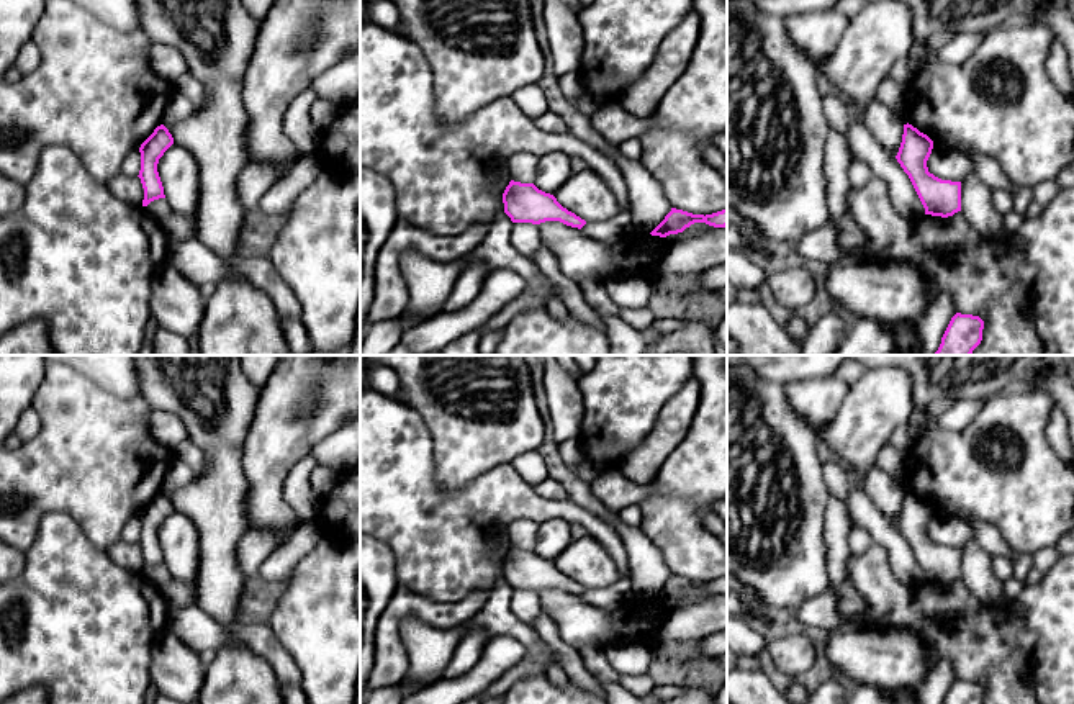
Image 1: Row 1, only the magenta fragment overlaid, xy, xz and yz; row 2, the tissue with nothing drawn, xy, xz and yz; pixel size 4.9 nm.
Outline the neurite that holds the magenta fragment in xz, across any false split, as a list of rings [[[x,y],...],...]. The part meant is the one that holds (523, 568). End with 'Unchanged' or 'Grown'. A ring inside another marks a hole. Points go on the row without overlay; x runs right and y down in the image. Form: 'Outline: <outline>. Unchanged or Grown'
Outline: [[[511,547],[503,560],[503,570],[512,589],[560,588],[578,596],[586,591],[584,586],[563,575],[553,562],[539,557],[534,550]]]. Unchanged

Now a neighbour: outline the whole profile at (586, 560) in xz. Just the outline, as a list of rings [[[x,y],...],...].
[[[589,535],[571,540],[553,563],[586,589],[611,586],[622,578],[609,550]]]

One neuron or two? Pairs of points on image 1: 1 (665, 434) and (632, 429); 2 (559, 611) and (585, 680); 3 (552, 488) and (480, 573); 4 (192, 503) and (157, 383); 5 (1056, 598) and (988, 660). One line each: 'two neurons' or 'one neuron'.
1: two neurons
2: two neurons
3: two neurons
4: one neuron
5: one neuron

